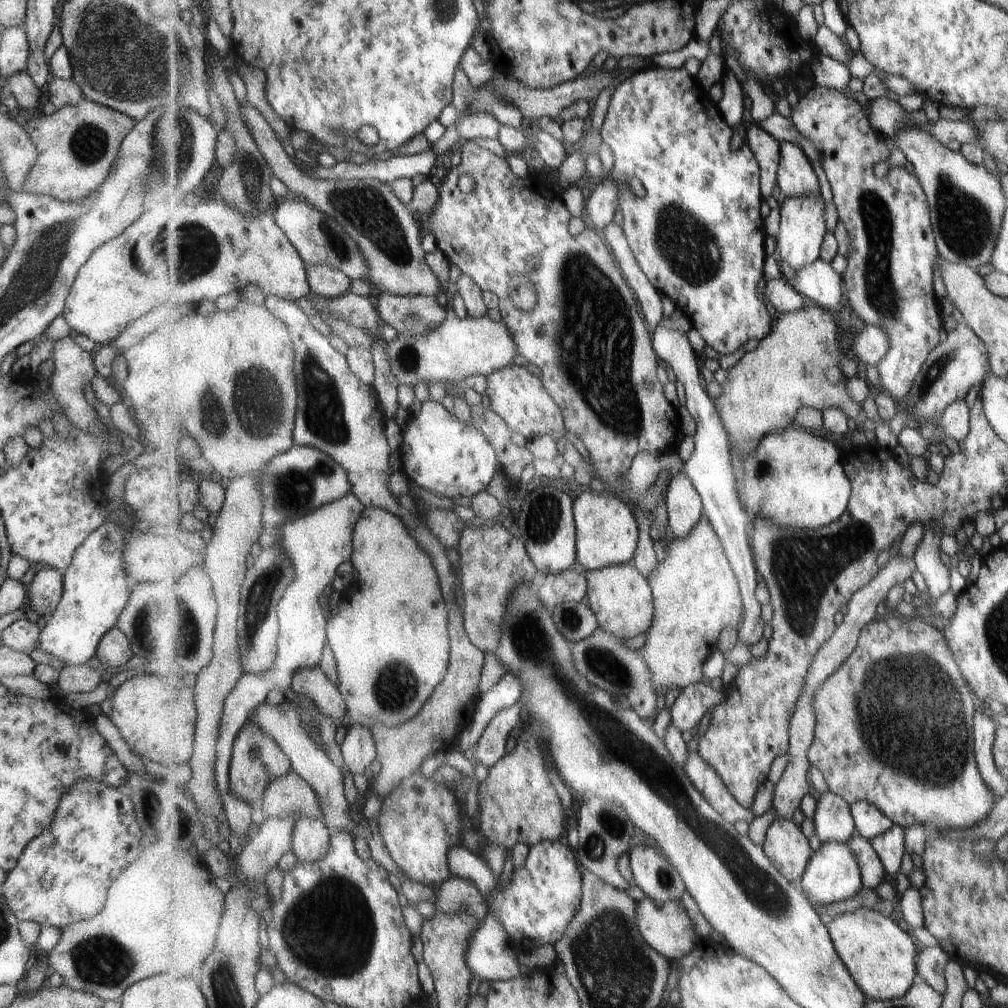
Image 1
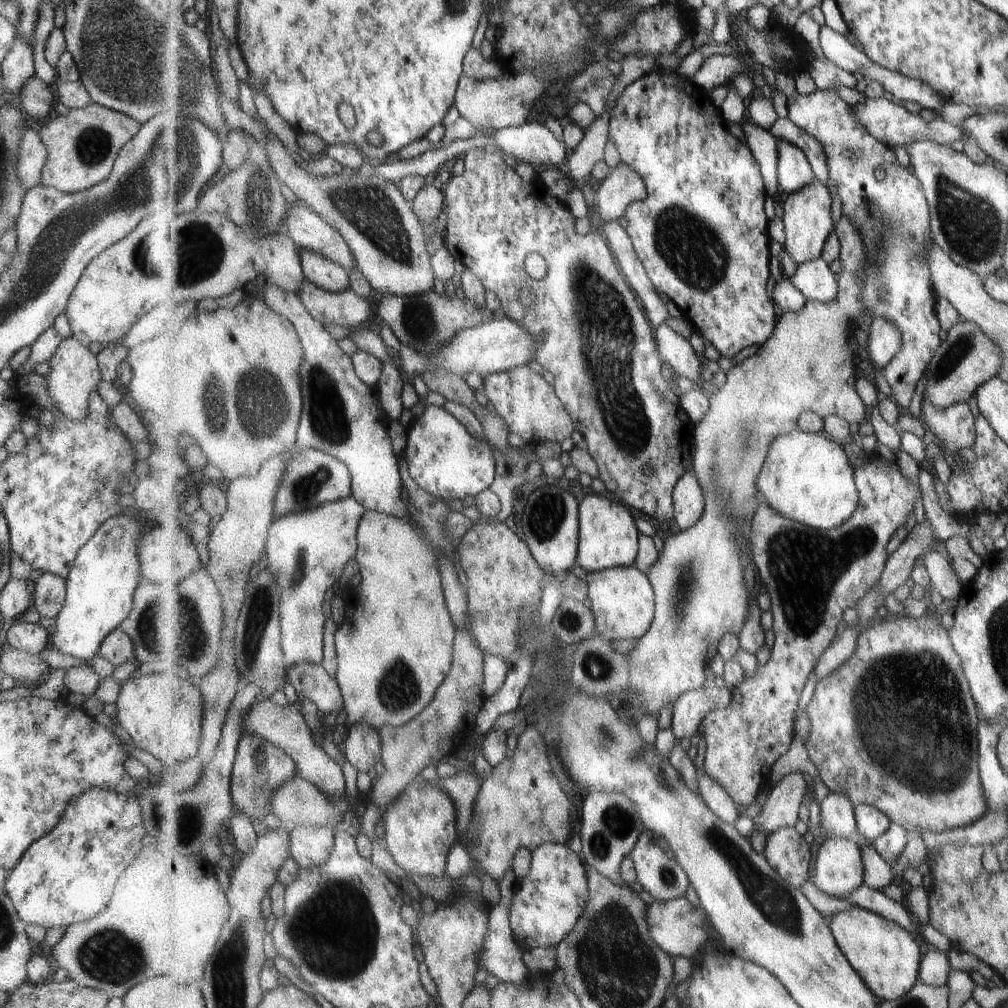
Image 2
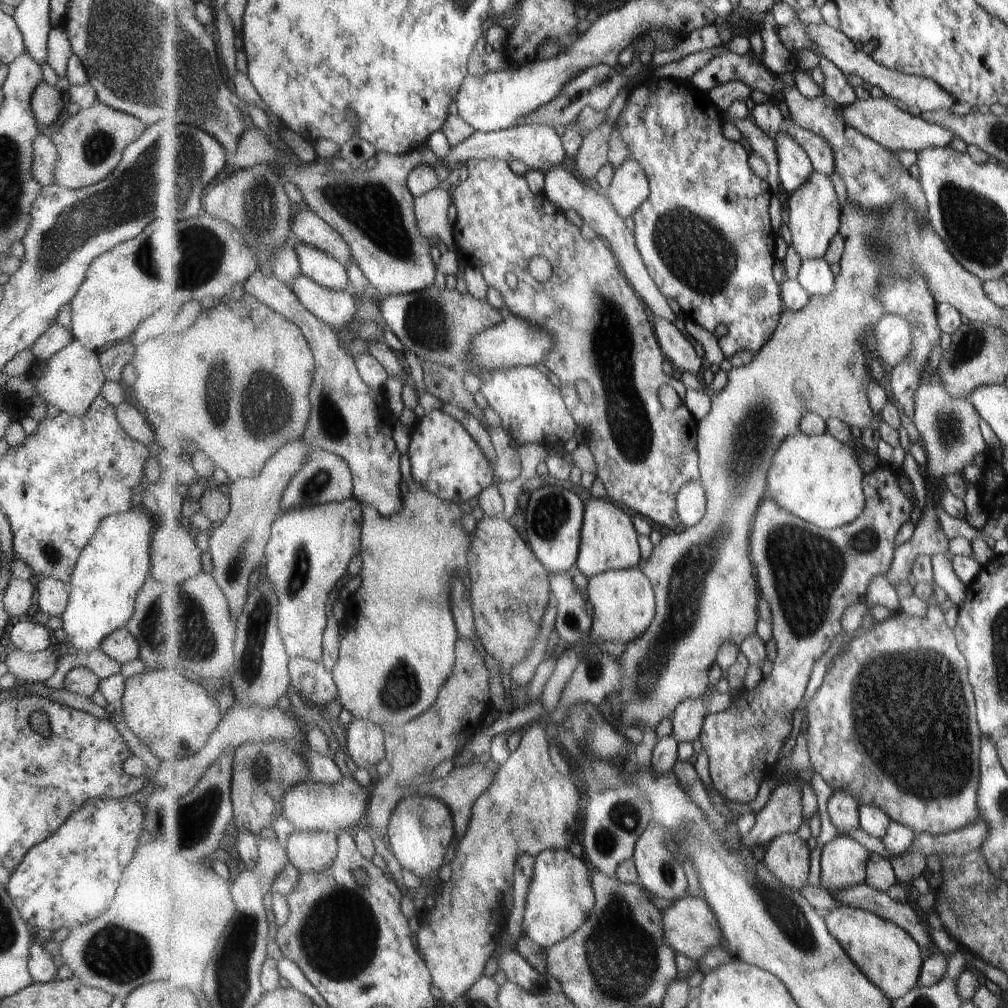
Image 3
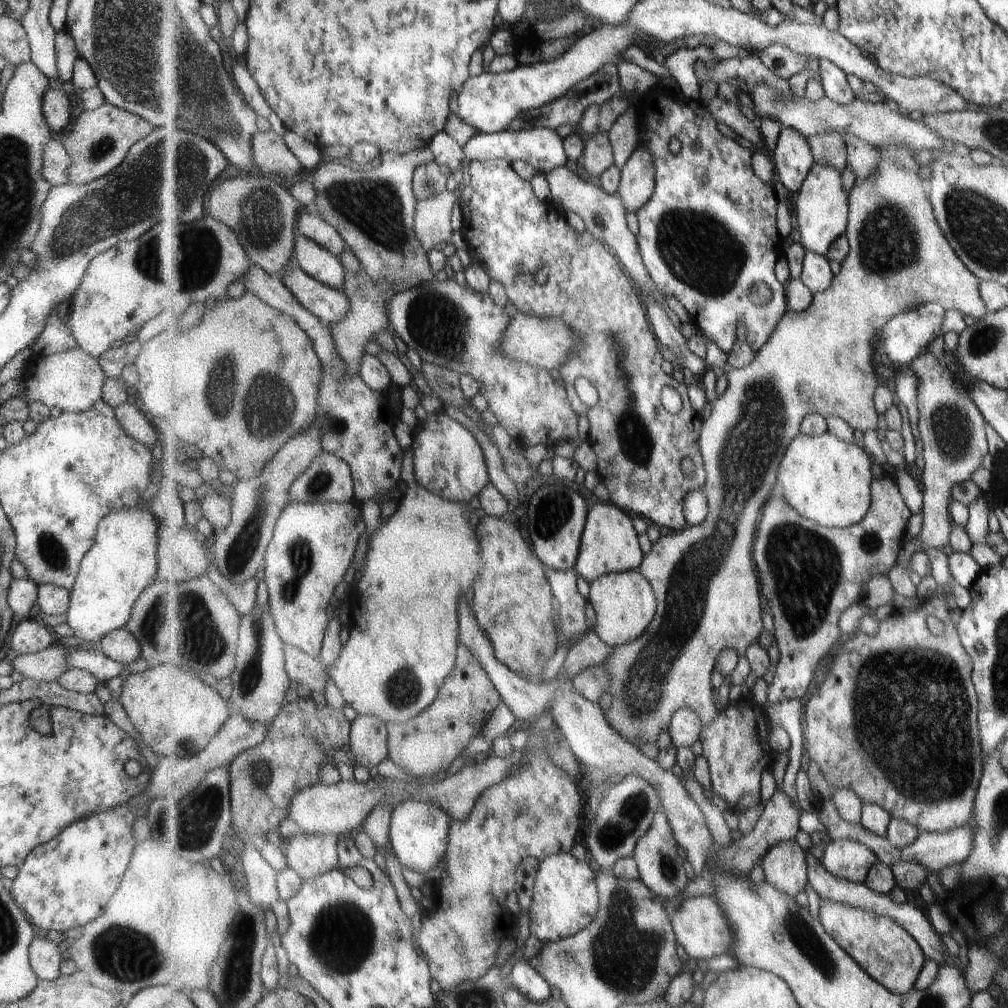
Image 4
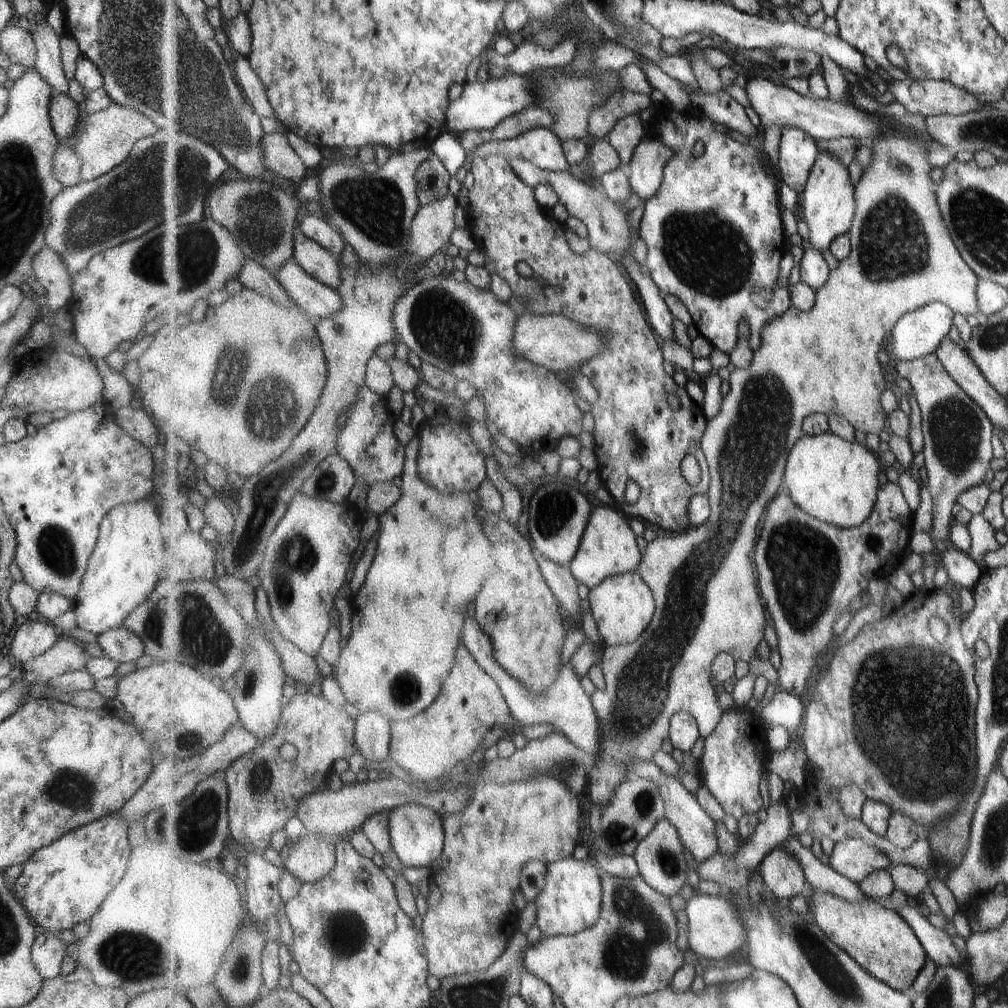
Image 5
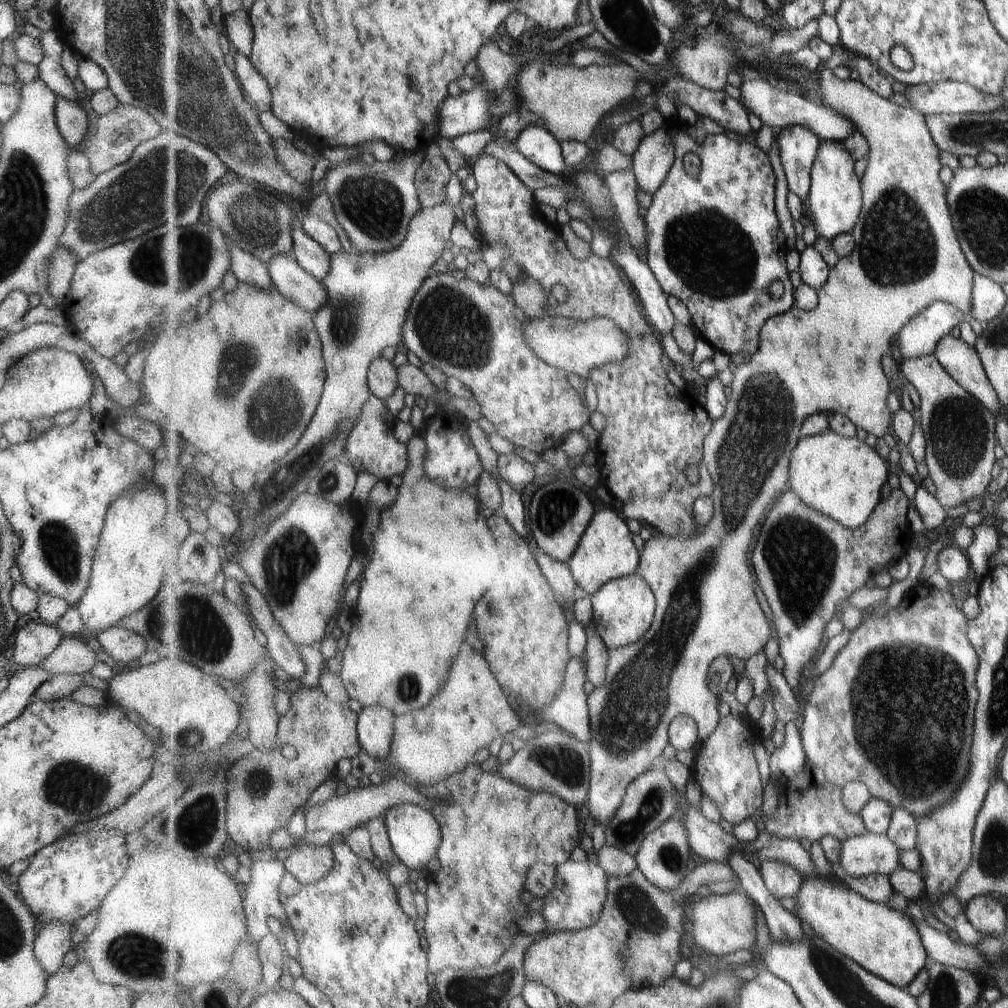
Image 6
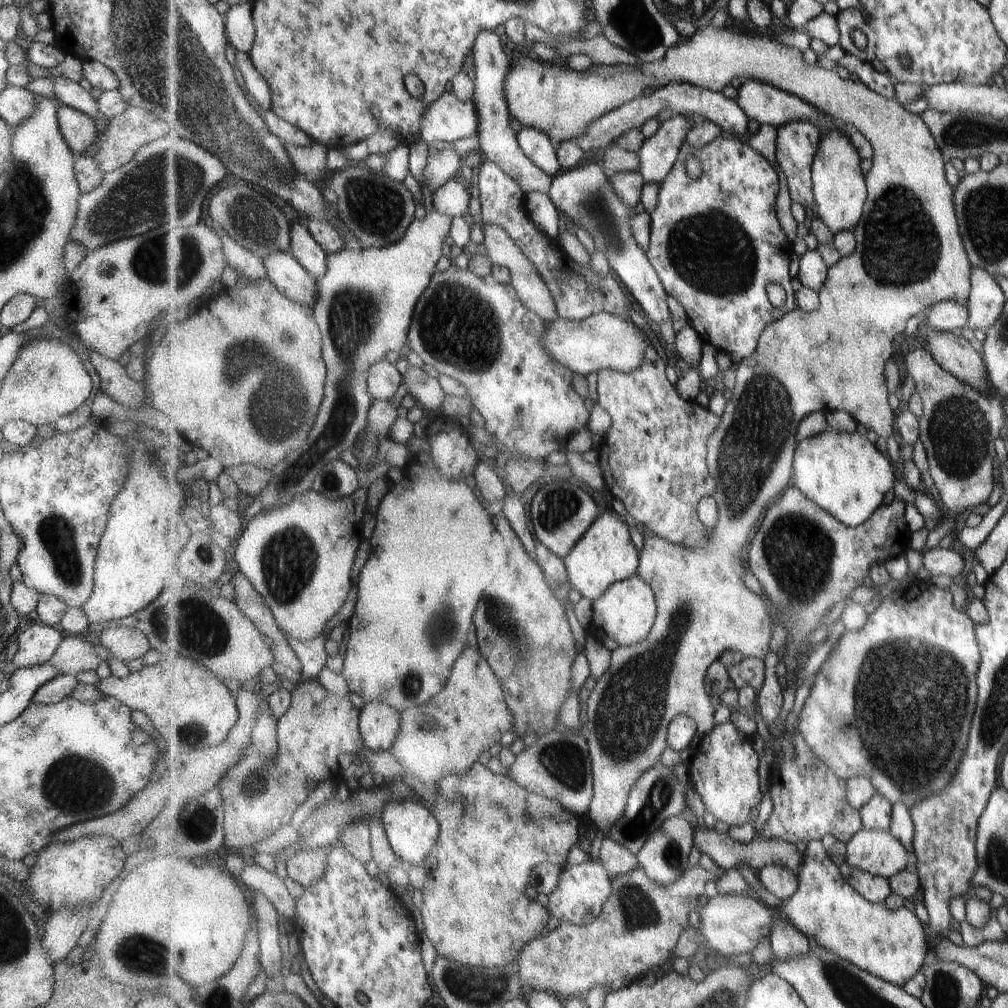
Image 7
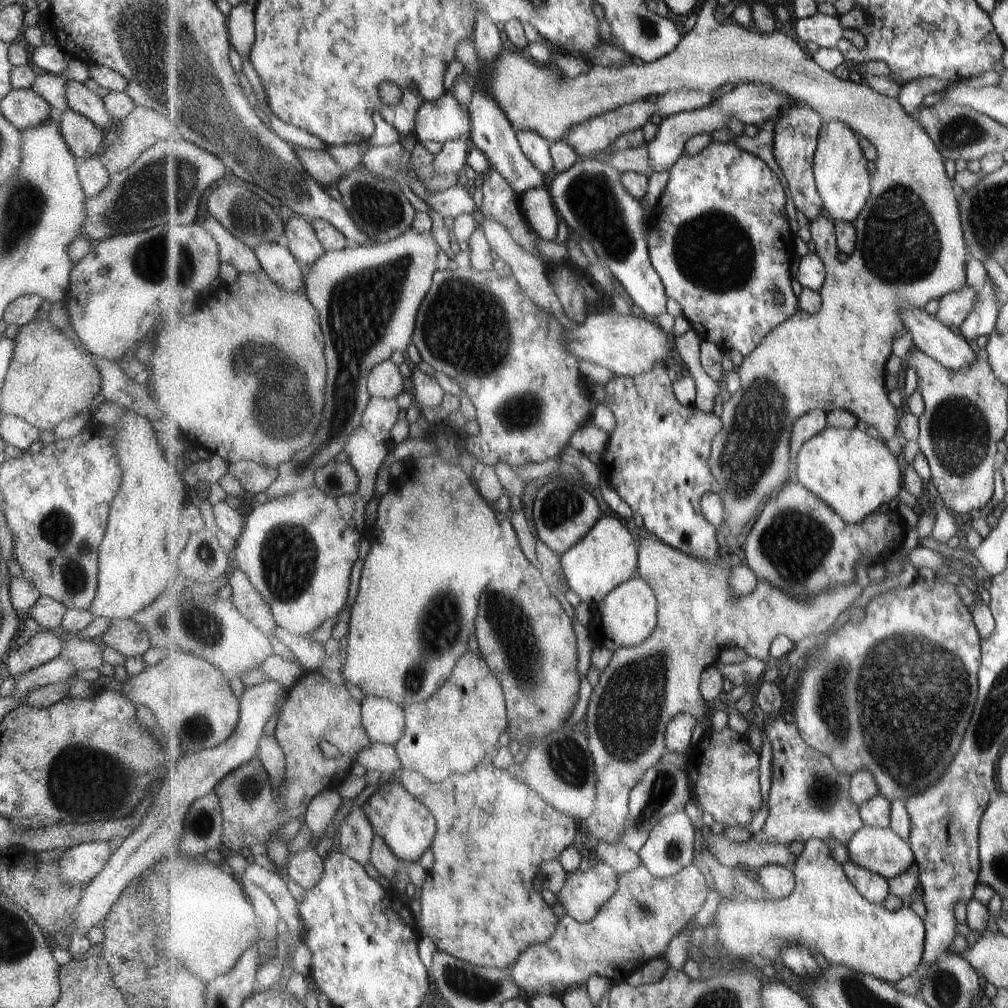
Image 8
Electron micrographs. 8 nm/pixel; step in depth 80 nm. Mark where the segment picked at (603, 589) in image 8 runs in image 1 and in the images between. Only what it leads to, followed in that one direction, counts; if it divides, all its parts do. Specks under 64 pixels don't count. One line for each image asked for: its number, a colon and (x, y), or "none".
1: (607, 532)
2: (609, 538)
3: (609, 542)
4: (609, 545)
5: (608, 548)
6: (607, 552)
7: (607, 554)

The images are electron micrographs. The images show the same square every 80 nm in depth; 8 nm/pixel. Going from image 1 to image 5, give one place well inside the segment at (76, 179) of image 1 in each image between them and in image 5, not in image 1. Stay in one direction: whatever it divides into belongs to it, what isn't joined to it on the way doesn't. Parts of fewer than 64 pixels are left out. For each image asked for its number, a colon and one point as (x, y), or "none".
2: (82, 145)
3: (89, 144)
4: (99, 138)
5: (104, 138)

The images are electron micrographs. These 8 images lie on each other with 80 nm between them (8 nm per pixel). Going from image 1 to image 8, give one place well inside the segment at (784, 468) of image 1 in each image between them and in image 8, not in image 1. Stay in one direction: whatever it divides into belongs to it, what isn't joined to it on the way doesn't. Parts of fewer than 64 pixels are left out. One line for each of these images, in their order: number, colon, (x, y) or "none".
2: (808, 477)
3: (818, 478)
4: (826, 479)
5: (836, 480)
6: (841, 477)
7: (846, 474)
8: (853, 472)

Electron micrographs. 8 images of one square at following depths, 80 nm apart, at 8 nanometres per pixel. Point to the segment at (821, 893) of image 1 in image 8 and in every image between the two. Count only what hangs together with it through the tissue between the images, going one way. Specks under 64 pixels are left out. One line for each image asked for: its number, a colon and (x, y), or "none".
2: (839, 869)
3: (844, 862)
4: (849, 858)
5: (854, 858)
6: (871, 854)
7: (879, 853)
8: (881, 850)

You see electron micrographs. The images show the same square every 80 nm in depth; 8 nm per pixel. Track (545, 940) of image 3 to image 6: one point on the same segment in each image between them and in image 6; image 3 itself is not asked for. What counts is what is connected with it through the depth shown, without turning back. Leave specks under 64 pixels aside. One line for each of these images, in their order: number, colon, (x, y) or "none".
4: (566, 900)
5: (572, 898)
6: (577, 900)

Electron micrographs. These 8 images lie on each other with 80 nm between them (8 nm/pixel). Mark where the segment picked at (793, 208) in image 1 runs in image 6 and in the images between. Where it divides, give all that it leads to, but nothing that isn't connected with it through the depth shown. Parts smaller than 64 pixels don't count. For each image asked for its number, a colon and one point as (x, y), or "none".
2: (808, 223)
3: (815, 220)
4: (822, 208)
5: (829, 203)
6: (835, 200)

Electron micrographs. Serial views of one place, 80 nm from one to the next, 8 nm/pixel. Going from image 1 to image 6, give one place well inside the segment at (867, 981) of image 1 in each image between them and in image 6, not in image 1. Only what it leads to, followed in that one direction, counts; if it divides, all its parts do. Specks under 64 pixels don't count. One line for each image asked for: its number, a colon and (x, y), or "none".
2: (887, 957)
3: (890, 957)
4: (882, 946)
5: (879, 939)
6: (886, 942)

